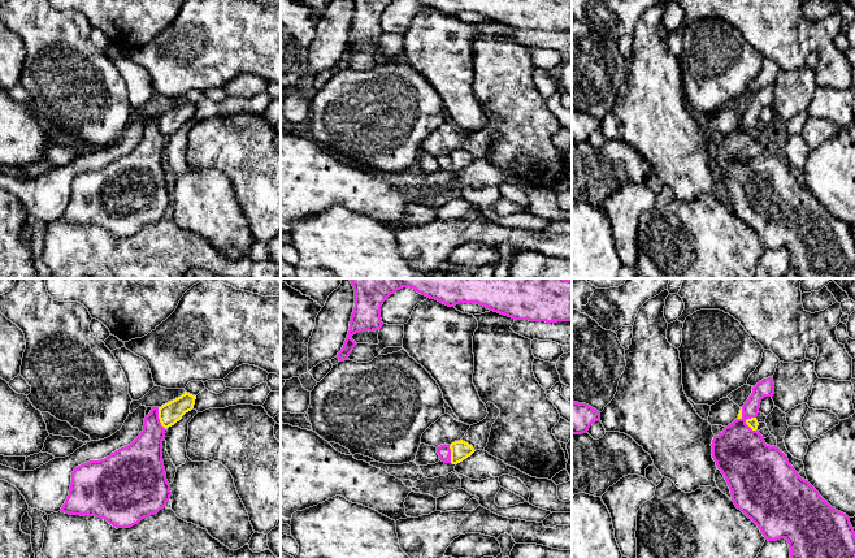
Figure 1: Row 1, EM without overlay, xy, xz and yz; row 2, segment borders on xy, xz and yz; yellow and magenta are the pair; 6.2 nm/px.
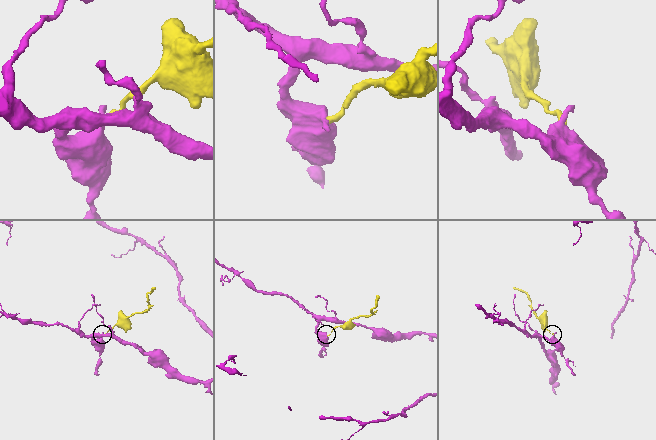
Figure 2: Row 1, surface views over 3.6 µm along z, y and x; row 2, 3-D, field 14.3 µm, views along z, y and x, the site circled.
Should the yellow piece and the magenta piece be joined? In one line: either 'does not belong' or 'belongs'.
does not belong

